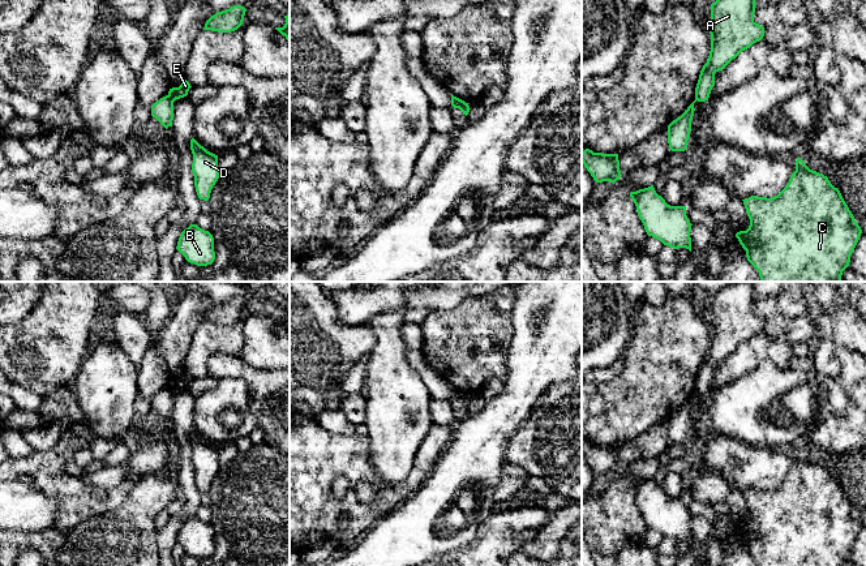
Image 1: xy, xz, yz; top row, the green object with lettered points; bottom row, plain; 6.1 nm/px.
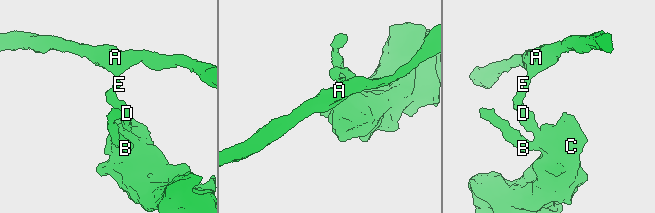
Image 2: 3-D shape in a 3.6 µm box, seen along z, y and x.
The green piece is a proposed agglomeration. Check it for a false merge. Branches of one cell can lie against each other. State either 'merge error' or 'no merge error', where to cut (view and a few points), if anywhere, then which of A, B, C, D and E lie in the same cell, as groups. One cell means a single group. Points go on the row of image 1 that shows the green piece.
merge error; cut in xy along (167, 95), (174, 101); A E / B C D

